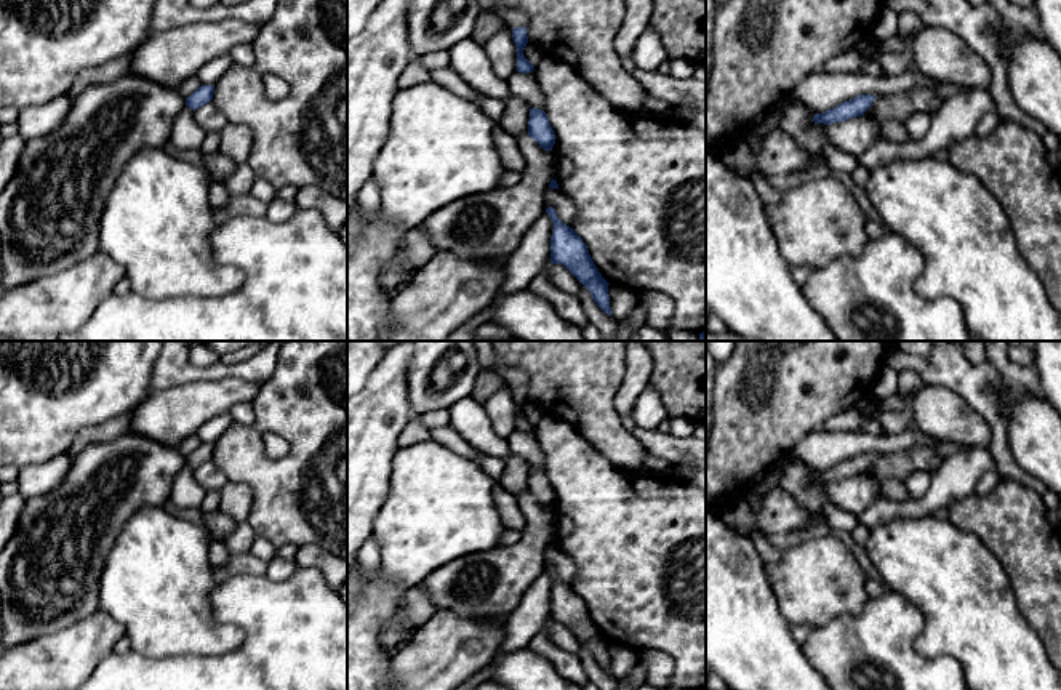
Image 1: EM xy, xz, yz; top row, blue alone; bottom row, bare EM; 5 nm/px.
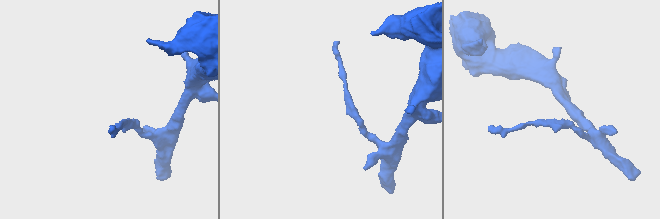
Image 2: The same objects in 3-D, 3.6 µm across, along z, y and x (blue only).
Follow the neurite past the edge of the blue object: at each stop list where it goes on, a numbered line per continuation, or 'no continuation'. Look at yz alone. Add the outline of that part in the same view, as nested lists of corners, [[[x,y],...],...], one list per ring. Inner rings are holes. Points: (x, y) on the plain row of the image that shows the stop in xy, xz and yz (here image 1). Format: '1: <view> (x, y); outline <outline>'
no continuation

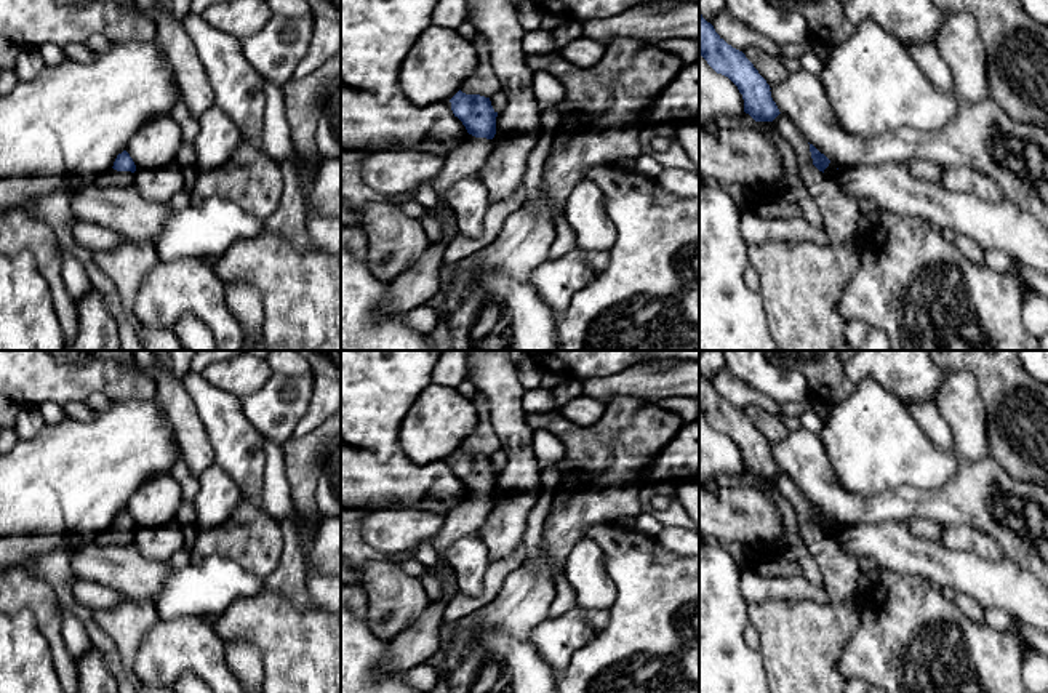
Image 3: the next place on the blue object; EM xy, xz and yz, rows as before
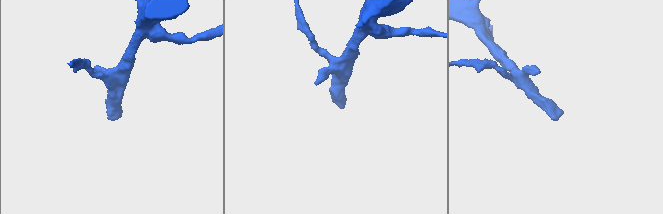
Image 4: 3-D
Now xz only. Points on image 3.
1: xz (415, 645); outline [[[469,493],[461,506],[445,517],[442,530],[434,538],[434,547],[438,560],[434,573],[443,586],[443,597],[429,603],[421,618],[406,631],[389,642],[387,658],[382,661],[382,672],[411,671],[427,663],[440,648],[440,629],[446,605],[458,592],[454,570],[443,560],[442,552],[454,544],[459,538],[477,535],[486,523],[494,499]]]

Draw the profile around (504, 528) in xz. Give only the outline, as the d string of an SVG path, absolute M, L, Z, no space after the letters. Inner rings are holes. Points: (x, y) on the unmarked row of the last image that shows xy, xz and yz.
M472 351L469 357L467 379L486 397L490 405L490 424L501 440L507 464L496 475L494 507L482 528L480 539L488 547L490 562L506 559L520 546L528 515L538 503L541 467L533 455L533 429L526 423L526 413L522 407L525 394L517 378L517 368L509 359L509 351Z

